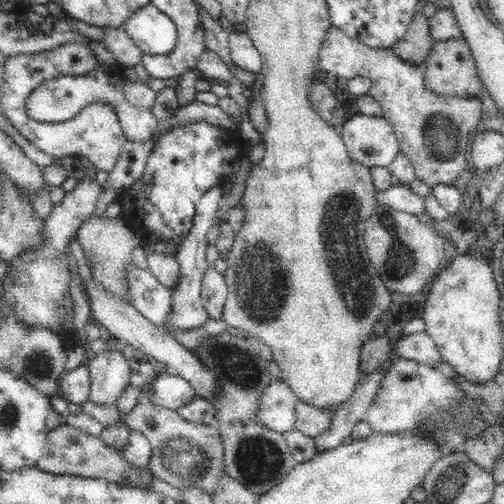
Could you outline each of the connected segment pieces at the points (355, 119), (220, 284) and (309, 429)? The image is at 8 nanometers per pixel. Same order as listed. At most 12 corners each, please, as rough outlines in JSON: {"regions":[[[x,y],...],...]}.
{"regions":[[[358,113],[340,135],[350,159],[388,167],[399,152],[382,116]],[[205,270],[200,294],[209,318],[223,320],[223,273]],[[300,399],[295,429],[316,438],[330,426],[332,411]]]}

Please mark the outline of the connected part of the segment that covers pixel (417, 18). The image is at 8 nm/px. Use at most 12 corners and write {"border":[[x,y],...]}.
{"border":[[415,14],[392,46],[404,62],[422,66],[435,40],[429,18]]}

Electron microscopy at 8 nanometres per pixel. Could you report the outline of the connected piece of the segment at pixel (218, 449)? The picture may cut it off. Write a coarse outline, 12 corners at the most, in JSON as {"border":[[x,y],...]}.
{"border":[[143,384],[125,426],[150,441],[149,472],[212,494],[225,473],[217,427],[154,405]]}

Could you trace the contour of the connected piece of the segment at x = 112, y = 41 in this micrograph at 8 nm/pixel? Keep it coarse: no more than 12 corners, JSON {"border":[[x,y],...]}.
{"border":[[104,27],[101,44],[124,67],[145,61],[122,27]]}

